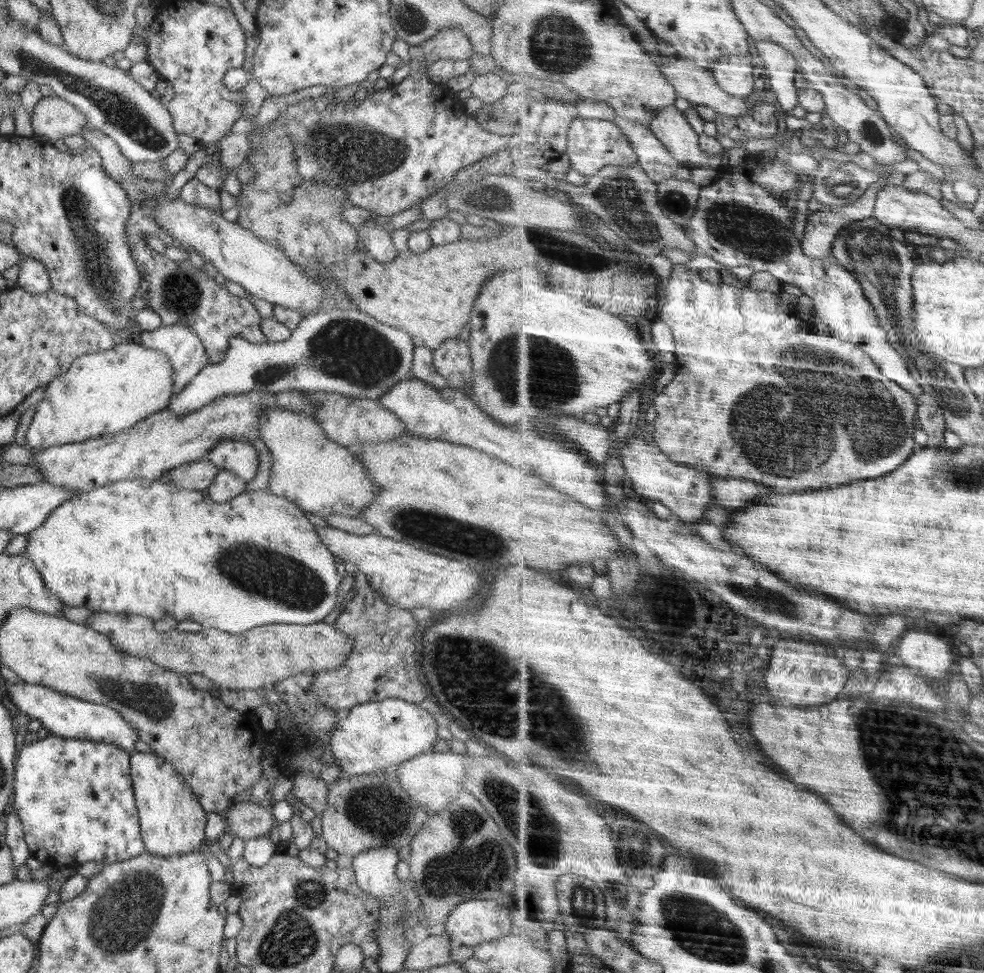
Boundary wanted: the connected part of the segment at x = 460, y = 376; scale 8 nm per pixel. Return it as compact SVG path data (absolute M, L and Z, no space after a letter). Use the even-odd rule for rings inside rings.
M465 336L439 344L433 351L433 364L452 388L461 389L472 382L472 356Z

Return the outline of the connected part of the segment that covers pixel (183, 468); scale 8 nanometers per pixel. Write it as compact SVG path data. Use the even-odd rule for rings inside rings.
M207 459L188 462L168 470L162 476L162 480L169 484L175 484L180 488L202 491L208 488L217 472L220 470Z

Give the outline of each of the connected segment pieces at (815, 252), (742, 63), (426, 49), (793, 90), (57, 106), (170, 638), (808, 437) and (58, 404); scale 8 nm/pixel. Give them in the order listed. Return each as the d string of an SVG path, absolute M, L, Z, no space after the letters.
M882 163L880 169L881 177L878 182L872 185L872 188L867 190L867 193L854 204L838 207L838 208L823 208L808 215L807 224L804 230L804 236L802 238L802 250L807 253L808 256L814 256L816 258L826 258L832 254L832 249L835 240L838 235L842 233L842 230L854 221L868 220L875 216L875 208L879 199L880 191L887 186L891 186L888 182L888 176L894 172L894 163Z
M730 55L715 64L714 76L718 84L737 97L750 96L756 90L754 64L749 55Z
M446 28L431 39L417 45L409 45L412 59L433 62L440 59L469 60L474 54L473 45L459 28Z
M760 40L757 48L765 63L767 87L777 92L783 110L792 112L799 103L799 90L794 80L796 72L801 70L800 63L787 48L773 40Z
M50 95L34 106L31 115L34 136L47 136L59 144L65 136L80 134L90 127L87 118L75 106L62 98Z
M94 612L87 619L88 627L105 634L121 650L137 658L149 658L152 662L172 670L181 675L202 674L209 678L216 686L231 691L256 690L279 683L295 674L310 671L320 672L338 668L355 645L353 640L333 627L333 624L319 623L295 624L264 624L262 628L252 628L244 634L228 634L221 630L203 628L200 632L184 632L177 628L167 633L157 631L152 619L132 613Z
M676 264L668 280L663 282L666 304L660 309L659 318L672 326L677 340L677 361L679 372L666 392L654 398L654 406L658 410L655 420L656 432L654 444L658 445L677 463L690 465L704 472L720 477L734 477L754 480L760 484L775 486L782 490L810 491L834 489L838 486L878 479L891 472L898 471L903 464L919 449L914 443L914 418L919 416L919 401L907 388L898 384L884 374L883 369L869 356L865 346L850 344L830 332L812 331L808 324L797 315L784 312L784 296L781 292L760 292L746 285L746 288L736 288L730 284L709 283L703 276L686 264Z
M125 339L115 343L111 350L80 356L67 372L53 378L44 392L25 437L25 447L32 450L112 435L132 428L139 420L167 408L173 395L172 364L162 352L146 348L134 339Z

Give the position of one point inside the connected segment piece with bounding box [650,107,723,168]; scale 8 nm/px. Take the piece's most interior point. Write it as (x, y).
(671, 125)

